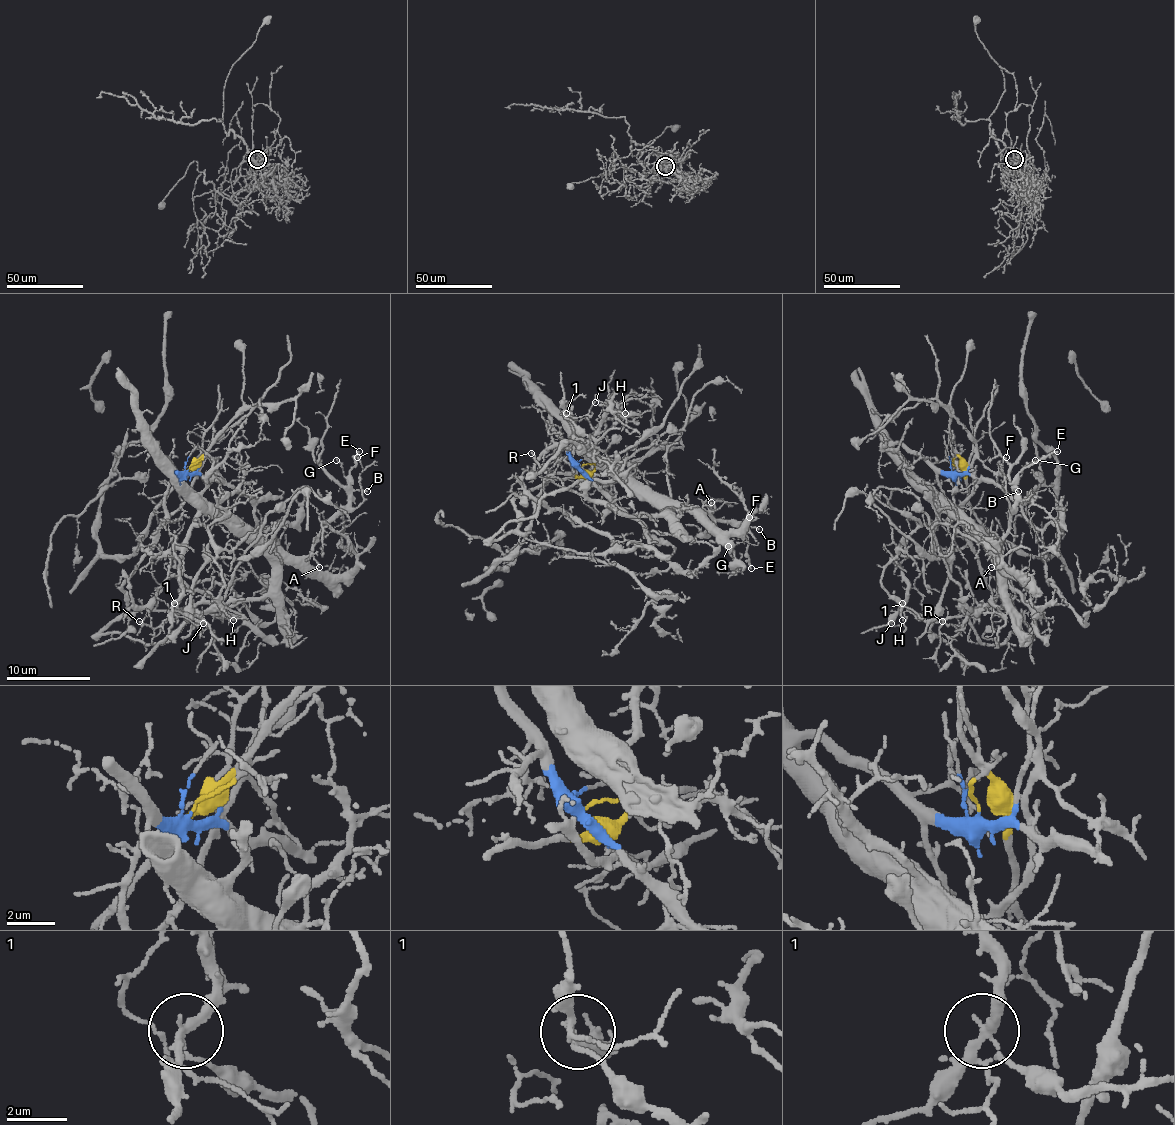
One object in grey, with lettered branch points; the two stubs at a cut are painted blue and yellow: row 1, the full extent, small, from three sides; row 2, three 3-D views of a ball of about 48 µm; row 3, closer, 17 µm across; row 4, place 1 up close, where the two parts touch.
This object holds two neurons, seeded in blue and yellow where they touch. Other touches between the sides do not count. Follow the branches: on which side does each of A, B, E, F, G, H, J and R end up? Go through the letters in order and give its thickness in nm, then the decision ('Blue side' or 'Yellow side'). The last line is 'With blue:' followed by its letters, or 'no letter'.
A: Thickness 140 nm. Blue side
B: Thickness 120 nm. Blue side
E: Thickness 170 nm. Blue side
F: Thickness 140 nm. Blue side
G: Thickness 110 nm. Blue side
H: Thickness 110 nm. Blue side
J: Thickness 100 nm. Blue side
R: Thickness 130 nm. Blue side
With blue: A, B, E, F, G, H, J, R

